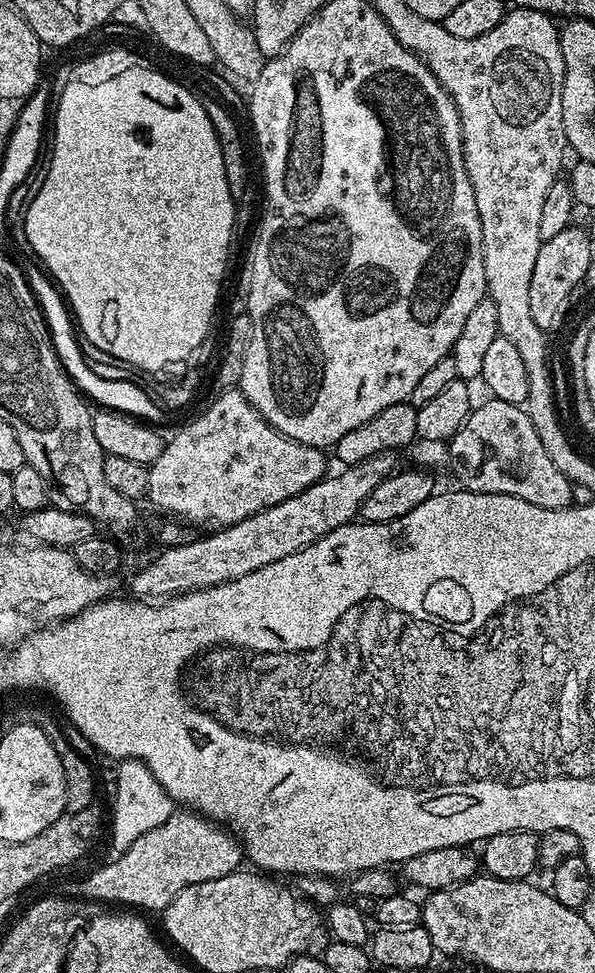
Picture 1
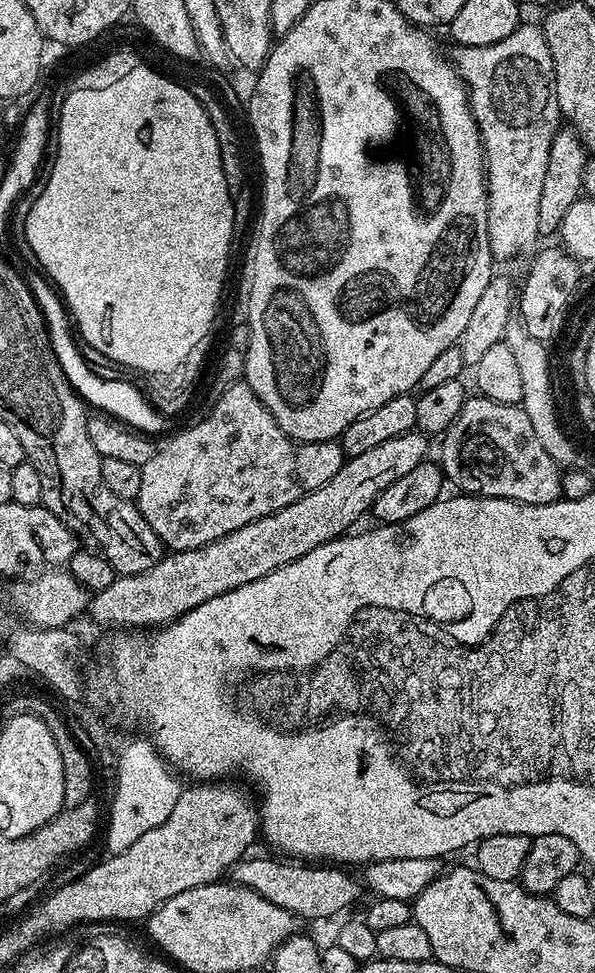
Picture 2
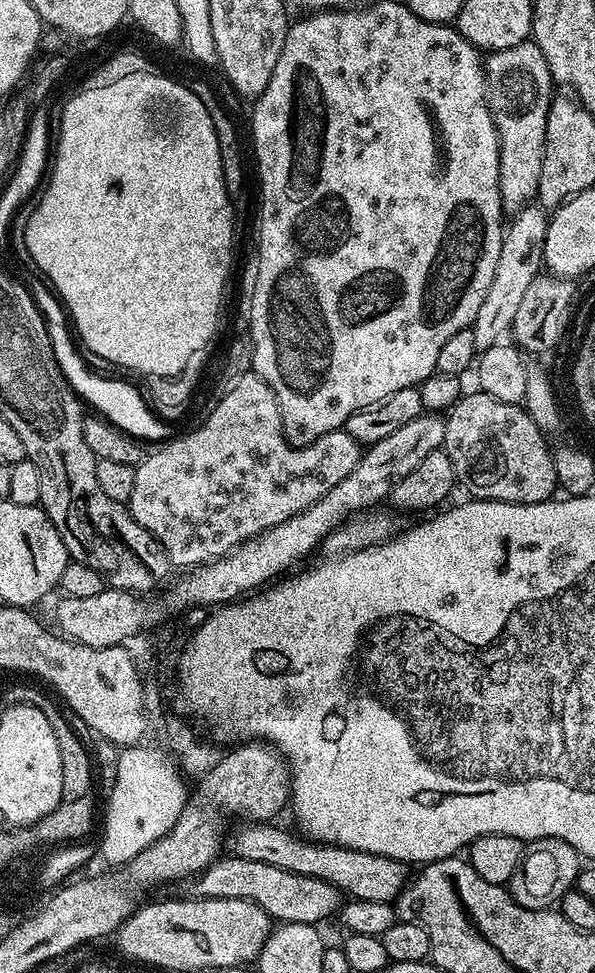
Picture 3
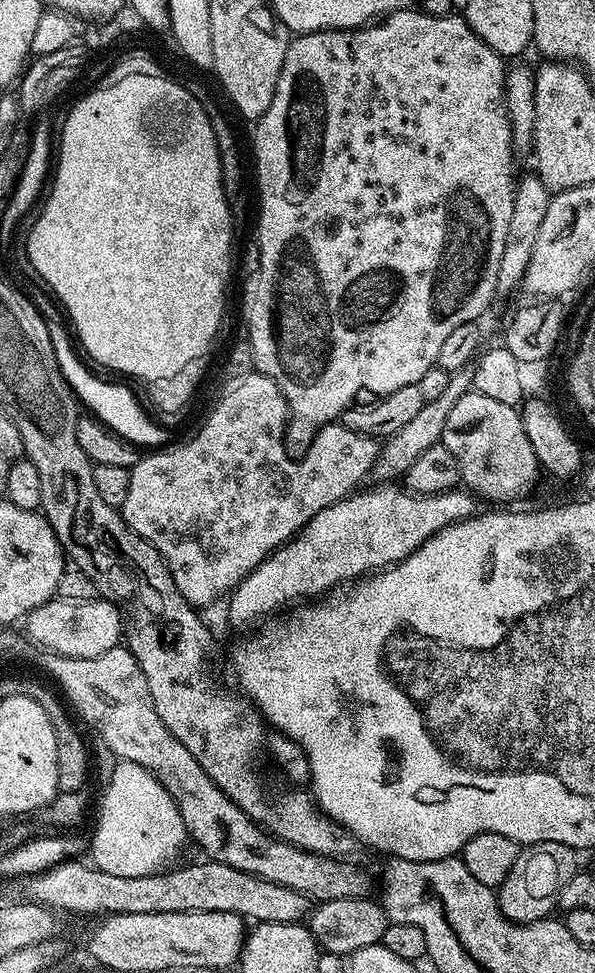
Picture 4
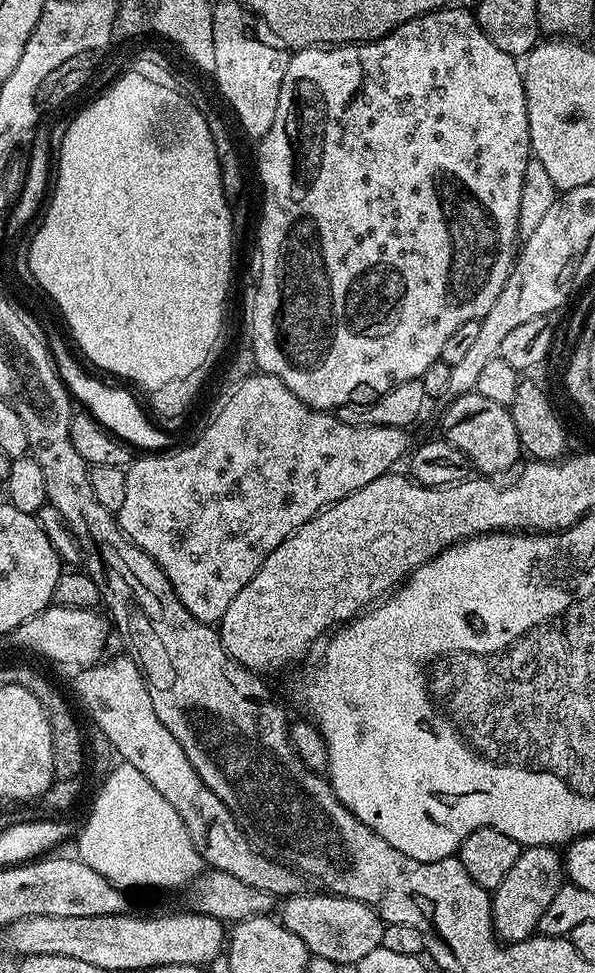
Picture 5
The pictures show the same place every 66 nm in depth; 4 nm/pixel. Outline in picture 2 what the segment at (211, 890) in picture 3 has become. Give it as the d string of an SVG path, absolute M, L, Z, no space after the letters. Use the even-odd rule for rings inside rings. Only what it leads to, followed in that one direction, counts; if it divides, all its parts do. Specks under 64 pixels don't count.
M254 856L239 860L233 866L230 873L231 883L262 894L266 902L274 902L274 906L286 910L301 921L328 920L331 916L346 911L359 898L360 888L362 892L361 881L357 877L356 881L346 873L349 871L341 867L313 866L308 862L289 862L284 858L271 860L268 856Z

